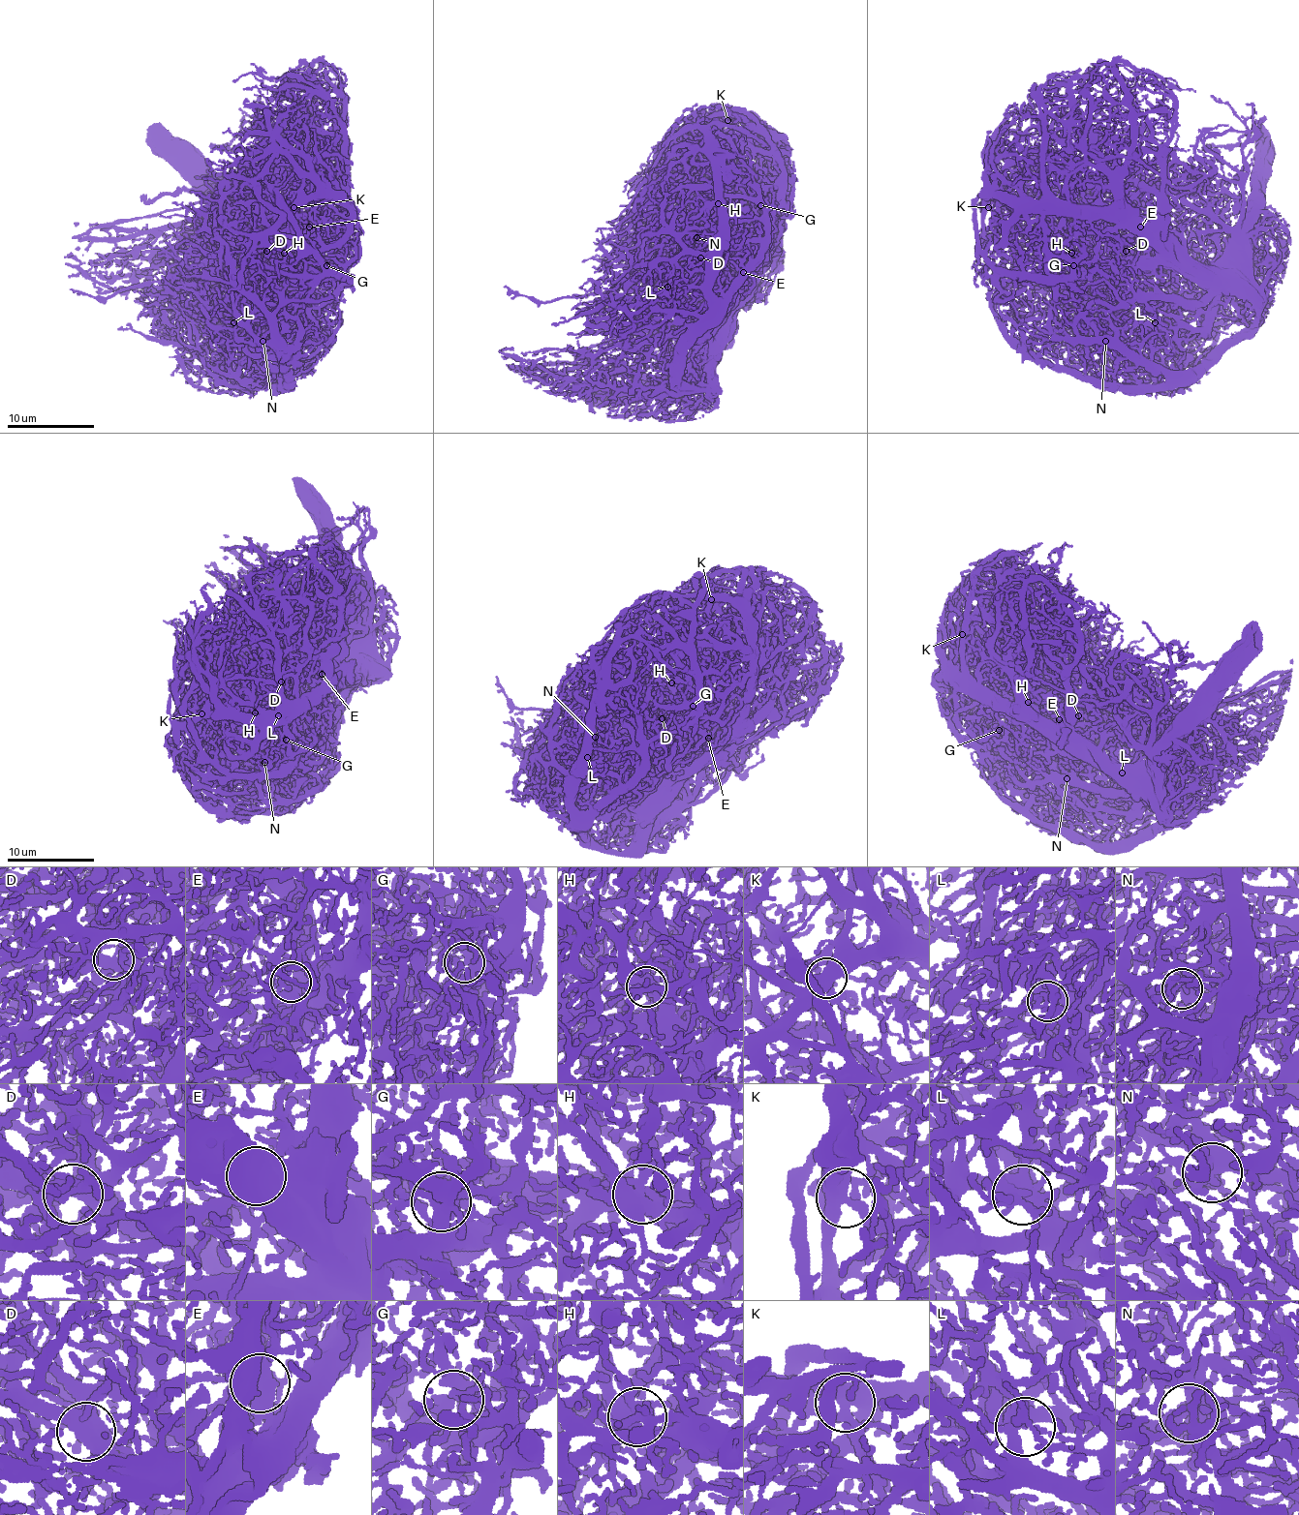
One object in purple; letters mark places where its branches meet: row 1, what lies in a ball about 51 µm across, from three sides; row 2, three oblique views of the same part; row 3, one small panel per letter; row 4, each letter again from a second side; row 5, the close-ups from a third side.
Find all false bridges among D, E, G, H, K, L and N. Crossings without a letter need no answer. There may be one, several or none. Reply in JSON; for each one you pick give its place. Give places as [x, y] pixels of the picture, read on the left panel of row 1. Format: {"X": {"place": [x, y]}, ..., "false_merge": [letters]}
{"false_merge": []}

